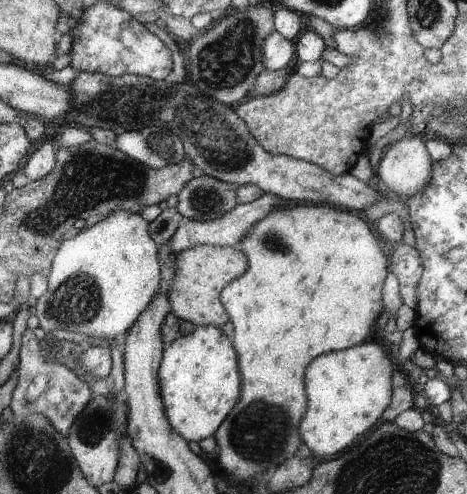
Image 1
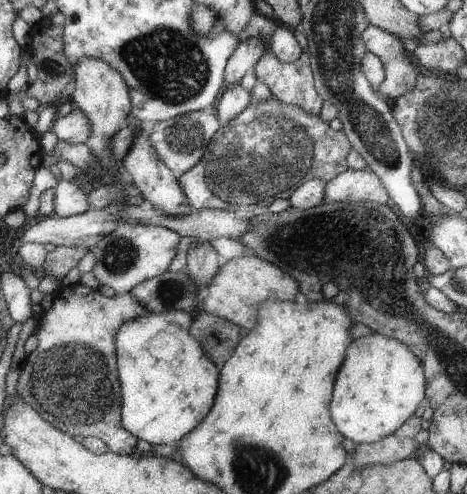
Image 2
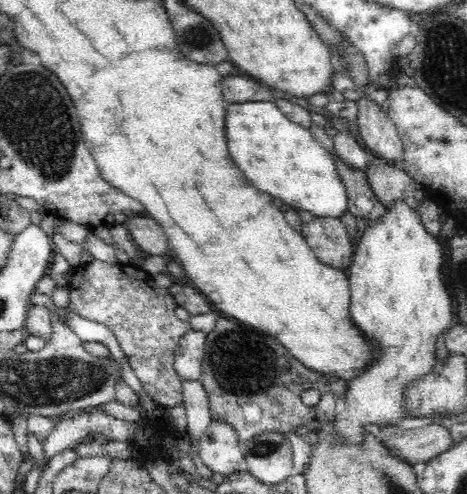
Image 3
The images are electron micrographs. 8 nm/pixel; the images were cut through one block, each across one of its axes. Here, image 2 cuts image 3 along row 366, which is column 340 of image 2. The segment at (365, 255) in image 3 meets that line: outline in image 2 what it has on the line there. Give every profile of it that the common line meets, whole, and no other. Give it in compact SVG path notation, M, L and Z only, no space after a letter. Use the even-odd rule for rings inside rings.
M367 334L353 340L349 344L349 350L345 352L345 362L341 364L341 370L337 370L337 382L333 382L333 402L329 402L329 414L333 414L337 432L341 432L341 436L345 436L345 440L349 440L351 444L381 442L383 438L389 438L407 418L411 418L425 396L423 390L425 370L421 370L421 362L417 360L417 356L413 356L409 348L393 338Z

